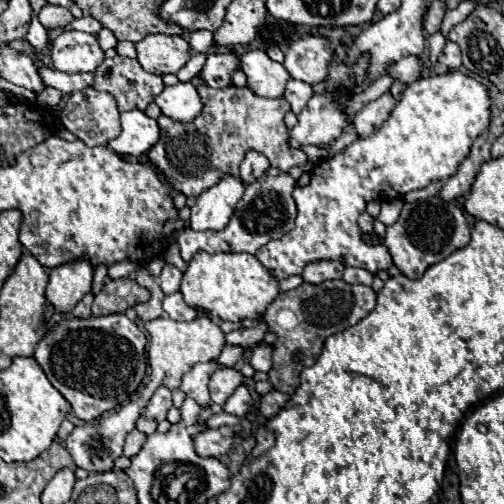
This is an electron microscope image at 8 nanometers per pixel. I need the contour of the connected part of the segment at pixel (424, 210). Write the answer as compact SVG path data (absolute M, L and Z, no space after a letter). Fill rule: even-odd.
M434 196L414 204L404 204L398 222L386 228L384 242L400 272L410 280L418 280L426 268L464 248L470 242L470 228L464 212L456 206L456 202L446 202L440 196Z

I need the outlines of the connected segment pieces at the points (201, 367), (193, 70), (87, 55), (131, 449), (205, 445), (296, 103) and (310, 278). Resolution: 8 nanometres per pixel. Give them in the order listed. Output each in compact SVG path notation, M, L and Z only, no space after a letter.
M216 360L212 362L200 362L196 366L192 366L192 370L182 378L182 384L180 384L180 390L186 392L186 396L194 398L202 408L210 406L212 400L210 400L210 394L208 394L208 380L210 376L222 368Z
M210 50L208 52L198 52L198 54L192 54L190 56L190 60L186 62L186 66L176 74L178 76L178 80L180 82L188 82L188 80L192 80L194 76L198 76L200 74L200 70L204 68L204 64L206 64L206 56L210 54Z
M70 30L56 38L50 58L60 72L94 72L104 60L104 52L96 36Z
M138 430L130 432L128 438L126 438L126 444L124 444L124 454L126 454L128 458L136 456L136 454L142 450L144 442L146 442L146 434L144 434L144 432L138 432Z
M230 426L218 430L204 430L194 438L194 450L202 458L222 458L228 454L236 438L236 432Z
M290 80L284 92L284 98L290 102L292 112L300 114L300 110L304 110L304 106L308 104L308 100L314 96L314 90L310 84L300 82L300 80Z
M314 262L312 266L304 268L302 282L322 284L326 280L338 280L342 278L342 270L344 270L342 262Z

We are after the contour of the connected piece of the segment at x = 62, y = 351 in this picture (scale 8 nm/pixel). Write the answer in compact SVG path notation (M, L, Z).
M108 314L108 316L90 316L90 318L64 318L54 324L46 336L40 340L34 358L44 370L50 384L70 402L74 414L80 420L96 420L102 412L116 408L122 400L132 396L138 390L146 374L146 356L144 356L146 336L144 332L126 318L126 314Z

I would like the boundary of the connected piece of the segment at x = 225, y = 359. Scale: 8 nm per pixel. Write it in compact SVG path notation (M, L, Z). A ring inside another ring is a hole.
M226 344L222 354L216 358L222 366L234 366L244 354L244 348L242 346L236 346L236 344Z

